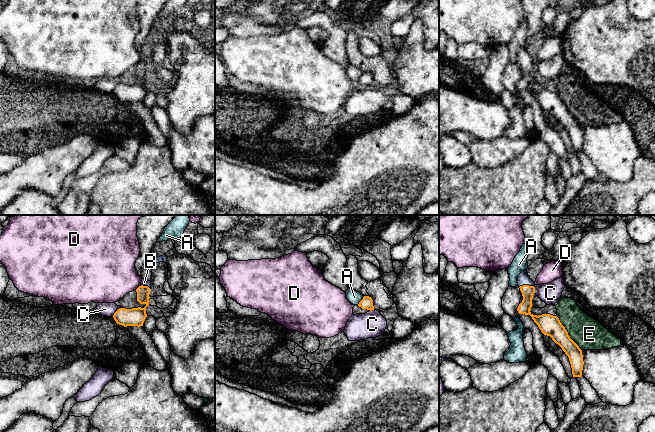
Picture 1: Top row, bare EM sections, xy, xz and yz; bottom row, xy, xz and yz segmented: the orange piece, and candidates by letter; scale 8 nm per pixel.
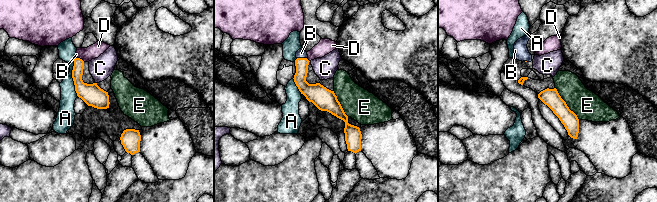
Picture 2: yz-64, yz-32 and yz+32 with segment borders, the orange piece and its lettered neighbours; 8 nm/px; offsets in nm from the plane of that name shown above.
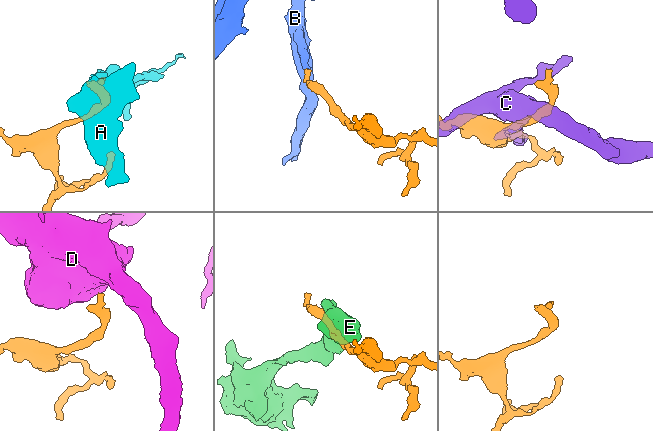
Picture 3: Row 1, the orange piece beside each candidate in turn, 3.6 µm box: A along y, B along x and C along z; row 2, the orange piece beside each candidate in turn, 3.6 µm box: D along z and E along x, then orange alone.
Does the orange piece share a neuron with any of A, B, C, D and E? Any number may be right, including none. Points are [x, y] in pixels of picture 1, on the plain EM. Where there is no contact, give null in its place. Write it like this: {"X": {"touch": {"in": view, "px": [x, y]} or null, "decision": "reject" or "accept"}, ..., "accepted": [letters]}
{"A": {"touch": {"in": "xz", "px": [361, 76]}, "decision": "reject"}, "B": {"touch": {"in": "yz", "px": [526, 61]}, "decision": "accept"}, "C": {"touch": {"in": "yz", "px": [534, 65]}, "decision": "reject"}, "D": {"touch": {"in": "xy", "px": [139, 62]}, "decision": "reject"}, "E": {"touch": {"in": "yz", "px": [567, 109]}, "decision": "reject"}, "accepted": ["B"]}

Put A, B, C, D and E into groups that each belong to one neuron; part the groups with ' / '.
A / B / C / D / E

